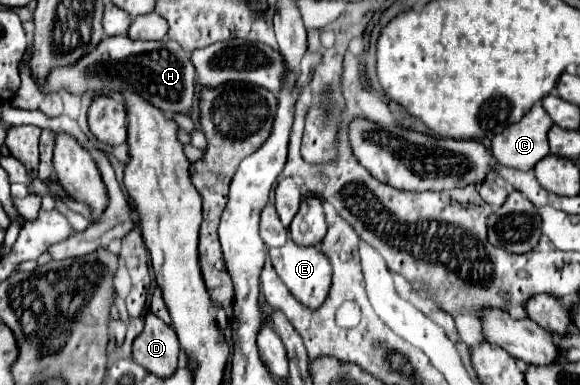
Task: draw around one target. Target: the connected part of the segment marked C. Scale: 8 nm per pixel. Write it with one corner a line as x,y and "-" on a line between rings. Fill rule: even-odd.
534,104
532,110
492,140
492,154
498,164
516,168
522,172
532,170
544,156
550,154
546,132
554,126
542,104

